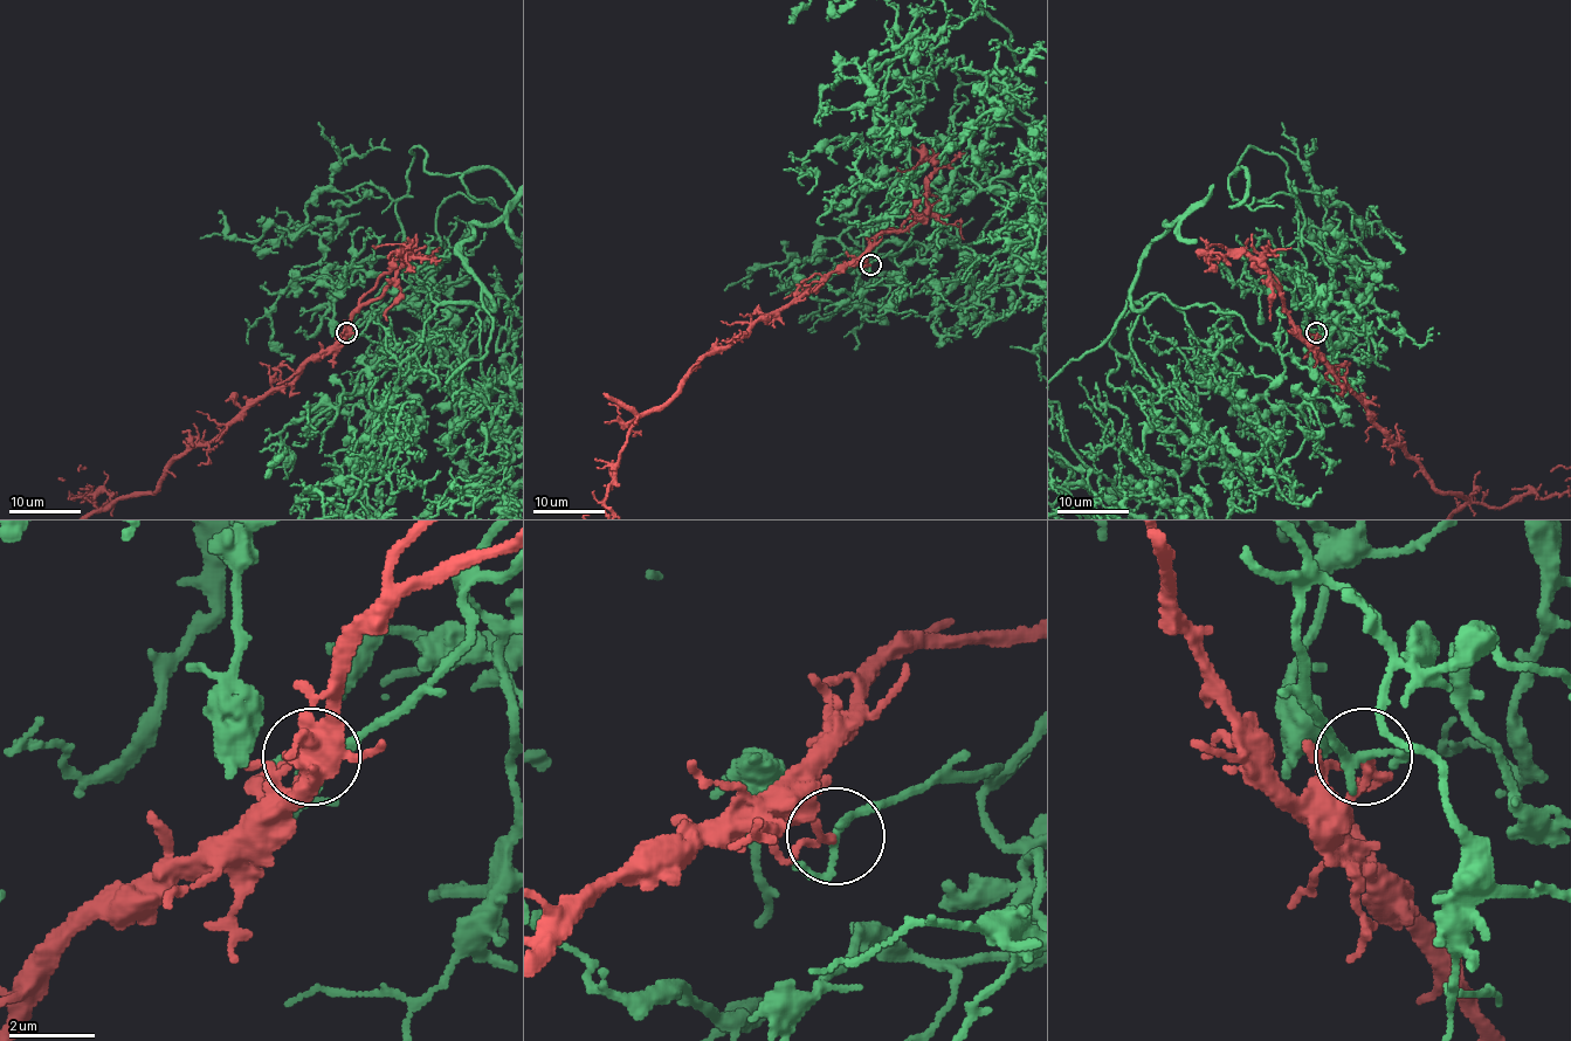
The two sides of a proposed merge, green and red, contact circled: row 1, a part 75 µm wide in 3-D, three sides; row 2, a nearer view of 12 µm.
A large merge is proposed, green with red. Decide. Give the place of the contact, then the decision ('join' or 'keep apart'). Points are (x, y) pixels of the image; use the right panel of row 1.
at (1316, 332); keep apart

